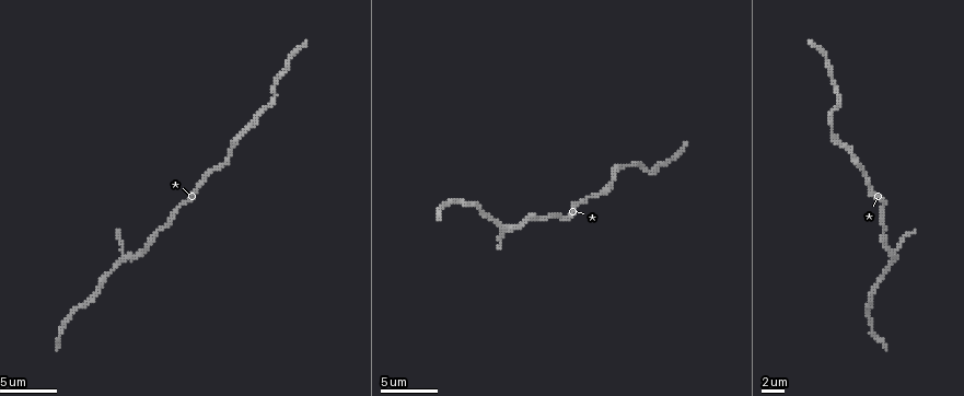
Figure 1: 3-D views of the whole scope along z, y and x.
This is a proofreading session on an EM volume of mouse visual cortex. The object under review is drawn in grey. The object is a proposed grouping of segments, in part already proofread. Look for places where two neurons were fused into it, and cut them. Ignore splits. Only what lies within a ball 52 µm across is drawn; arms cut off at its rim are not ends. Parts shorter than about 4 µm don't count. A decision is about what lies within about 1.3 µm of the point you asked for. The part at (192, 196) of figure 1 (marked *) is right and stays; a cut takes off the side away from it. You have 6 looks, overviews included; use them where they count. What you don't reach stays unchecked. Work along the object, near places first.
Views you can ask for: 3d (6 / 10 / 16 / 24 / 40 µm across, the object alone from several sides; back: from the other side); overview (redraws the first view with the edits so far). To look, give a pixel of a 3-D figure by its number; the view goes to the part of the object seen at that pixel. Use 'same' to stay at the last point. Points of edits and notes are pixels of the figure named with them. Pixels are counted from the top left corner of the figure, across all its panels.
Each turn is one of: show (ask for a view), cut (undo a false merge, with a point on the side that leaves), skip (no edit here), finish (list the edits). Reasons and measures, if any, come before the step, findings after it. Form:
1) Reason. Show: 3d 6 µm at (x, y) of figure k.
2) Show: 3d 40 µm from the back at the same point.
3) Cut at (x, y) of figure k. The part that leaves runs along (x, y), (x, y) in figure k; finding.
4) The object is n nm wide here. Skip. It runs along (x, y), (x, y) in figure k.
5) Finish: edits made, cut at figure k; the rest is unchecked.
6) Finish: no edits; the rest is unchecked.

A narrow waist. Show: 3d 10 µm at (178, 206) of figure 1.

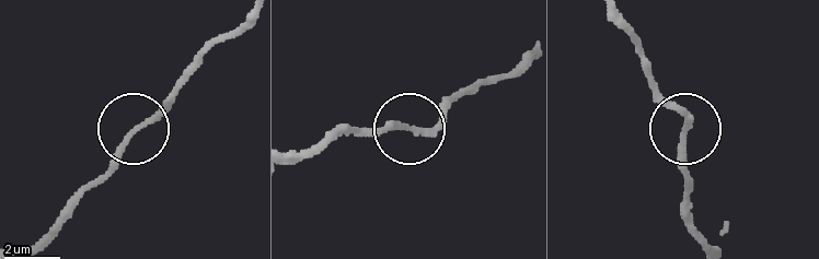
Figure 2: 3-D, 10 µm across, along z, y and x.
Show: 3d 10 µm from the back at (134, 131) of figure 2.

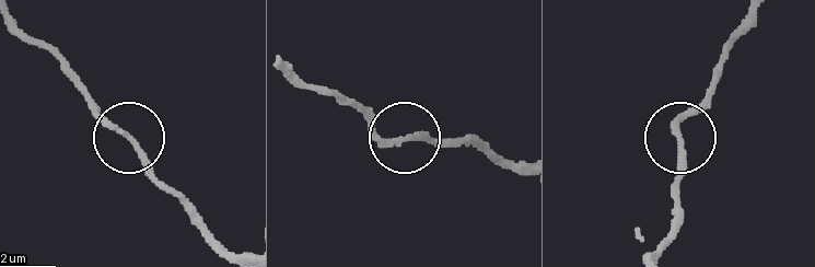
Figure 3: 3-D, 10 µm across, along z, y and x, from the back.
Skip. It runs along (688, 112), (676, 130), (676, 206) in figure 3; one neuron here.

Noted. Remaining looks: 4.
Narrows sharply. Show: 3d 6 µm at (249, 128) of figure 1.

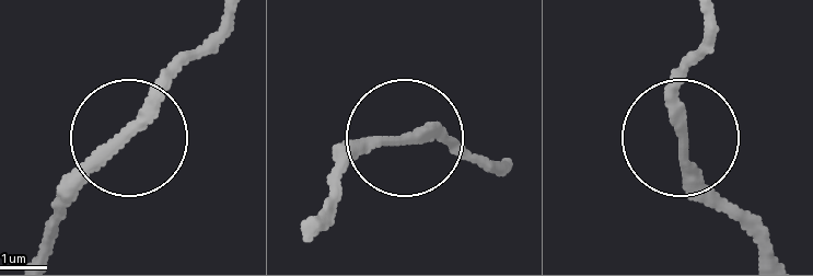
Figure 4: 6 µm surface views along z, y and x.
Skip. It runs along (38, 250), (66, 203), (227, 30) in figure 4; one neuron here.

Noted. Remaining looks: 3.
Sudden change in width. Show: 3d 6 µm at (500, 223) of figure 1.

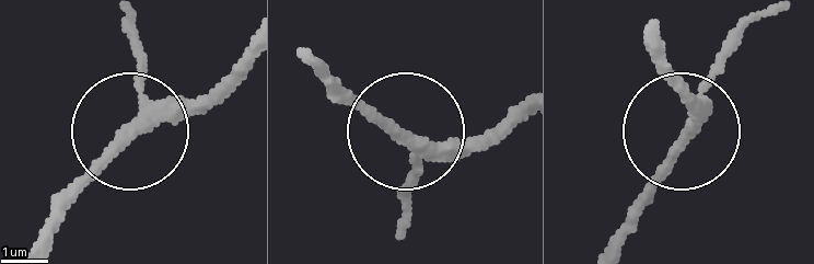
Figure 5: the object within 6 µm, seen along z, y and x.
The object is 230 nm wide here. Skip. It runs along (248, 57), (189, 101), (142, 116), (53, 206) in figure 5; one neuron here.

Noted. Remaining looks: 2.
Finish: no edits; the rest is unchecked.

